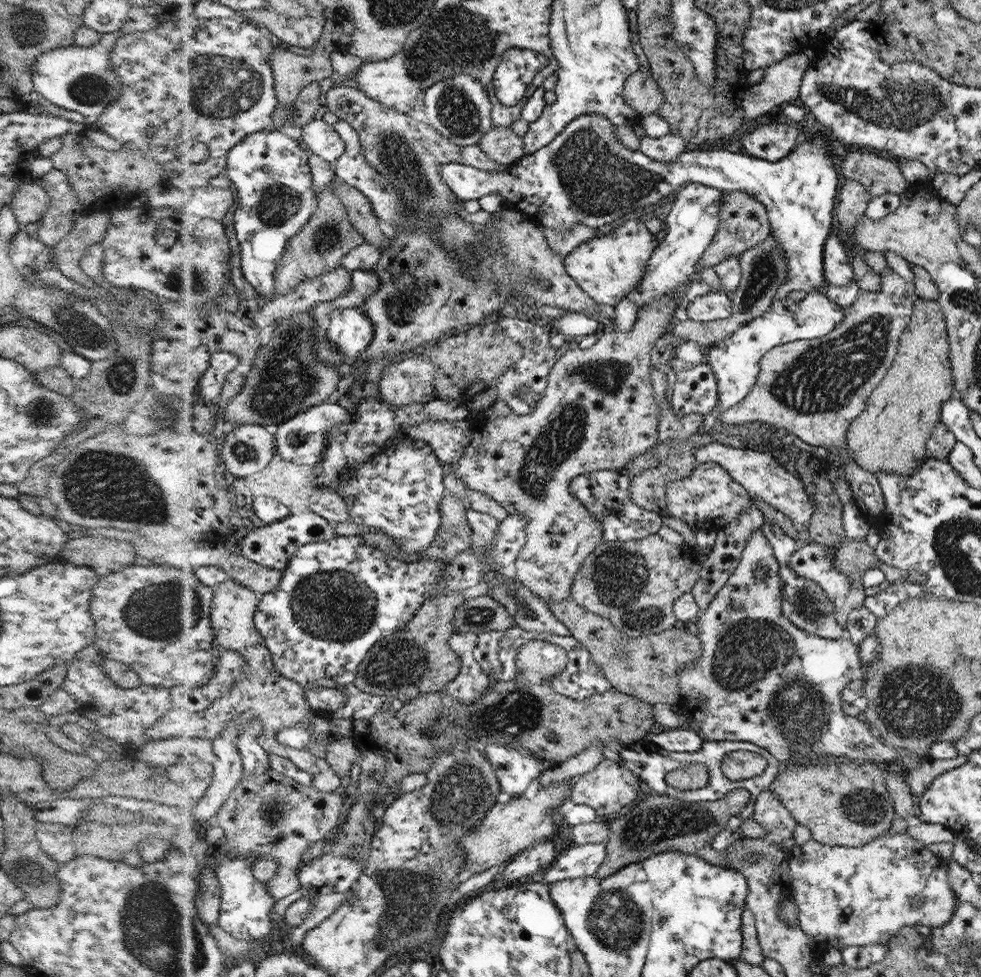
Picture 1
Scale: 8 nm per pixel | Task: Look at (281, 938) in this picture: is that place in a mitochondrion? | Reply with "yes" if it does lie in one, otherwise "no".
no

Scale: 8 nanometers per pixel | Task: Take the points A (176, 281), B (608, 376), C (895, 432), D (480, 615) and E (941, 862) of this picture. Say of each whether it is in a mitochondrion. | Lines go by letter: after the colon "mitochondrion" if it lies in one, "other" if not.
A: mitochondrion
B: mitochondrion
C: other
D: mitochondrion
E: other

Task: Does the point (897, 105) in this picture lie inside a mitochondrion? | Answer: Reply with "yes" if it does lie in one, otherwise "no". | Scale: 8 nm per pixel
yes

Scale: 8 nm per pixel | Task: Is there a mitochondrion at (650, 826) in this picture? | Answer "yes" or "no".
yes

